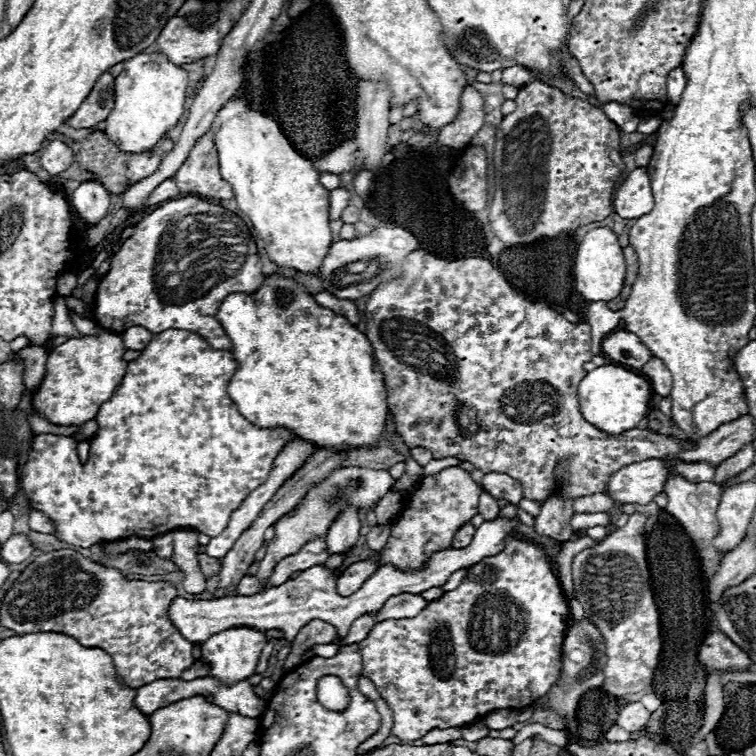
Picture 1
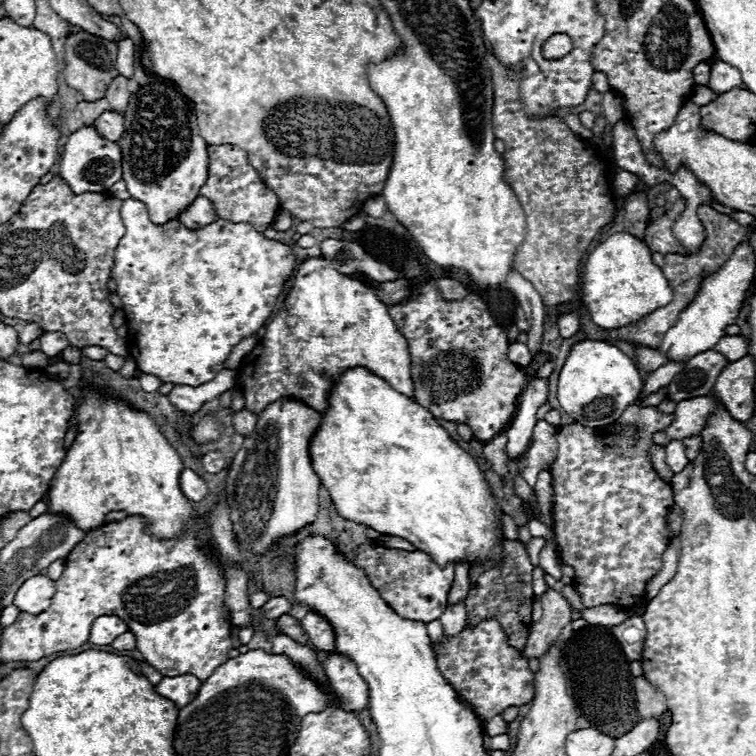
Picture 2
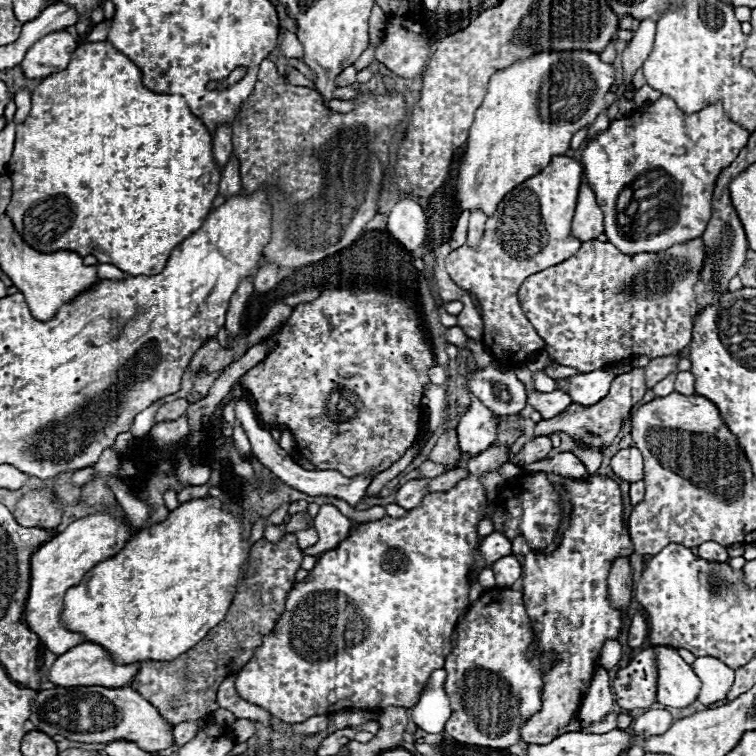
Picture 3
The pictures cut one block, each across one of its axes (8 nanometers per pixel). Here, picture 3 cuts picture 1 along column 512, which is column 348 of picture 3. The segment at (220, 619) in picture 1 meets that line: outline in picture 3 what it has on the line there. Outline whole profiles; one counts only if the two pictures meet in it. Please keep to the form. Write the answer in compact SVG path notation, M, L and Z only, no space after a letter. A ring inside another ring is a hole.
M322 504L318 516L314 518L314 528L320 534L320 540L310 550L312 554L320 554L336 548L342 540L346 540L350 532L350 520L336 506Z

